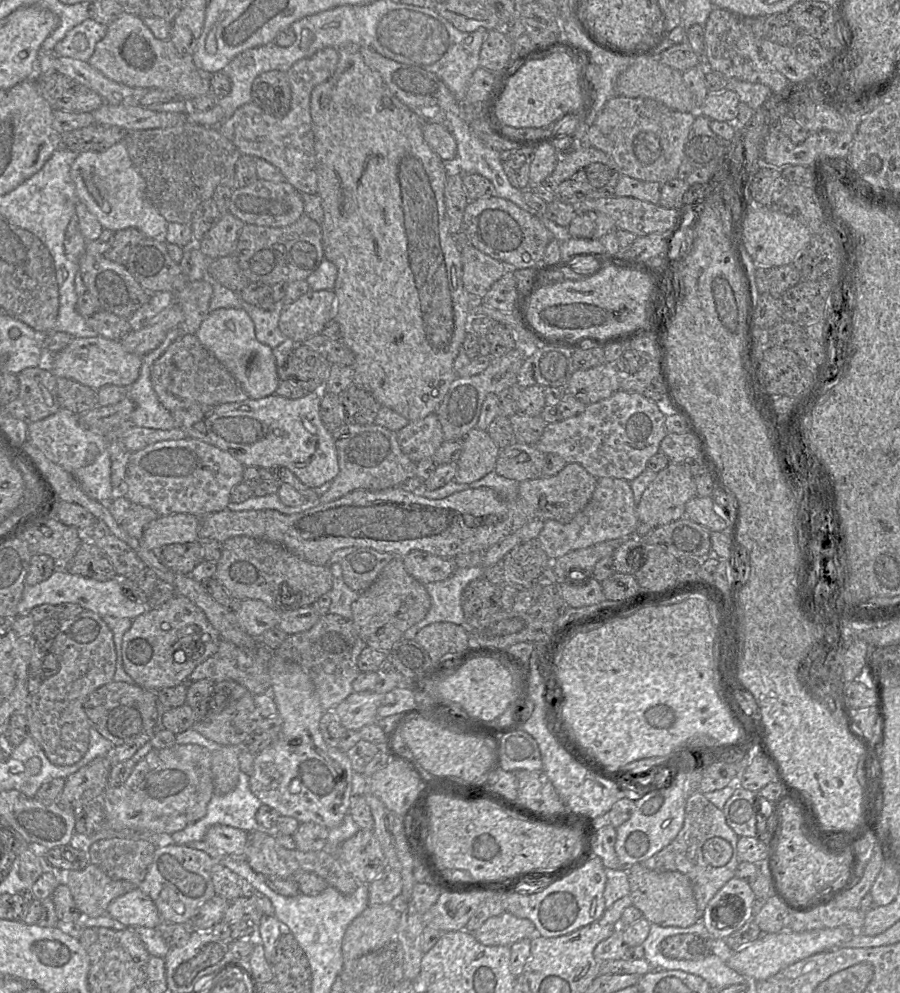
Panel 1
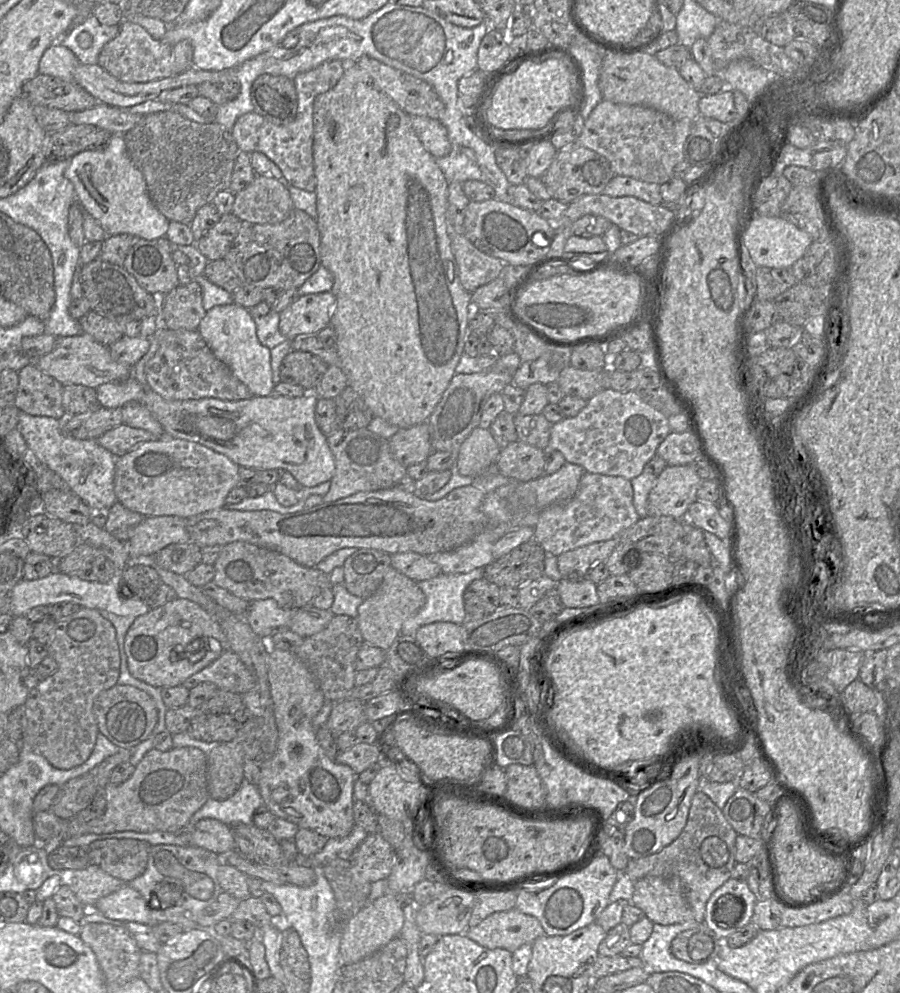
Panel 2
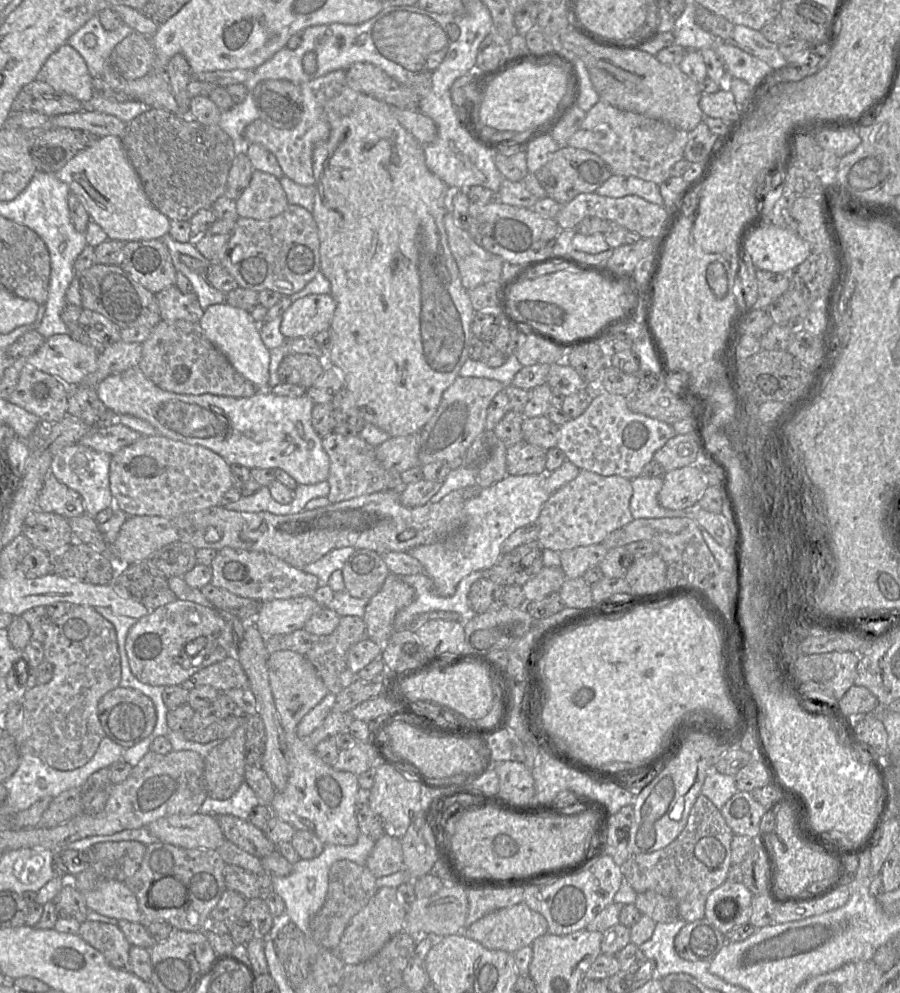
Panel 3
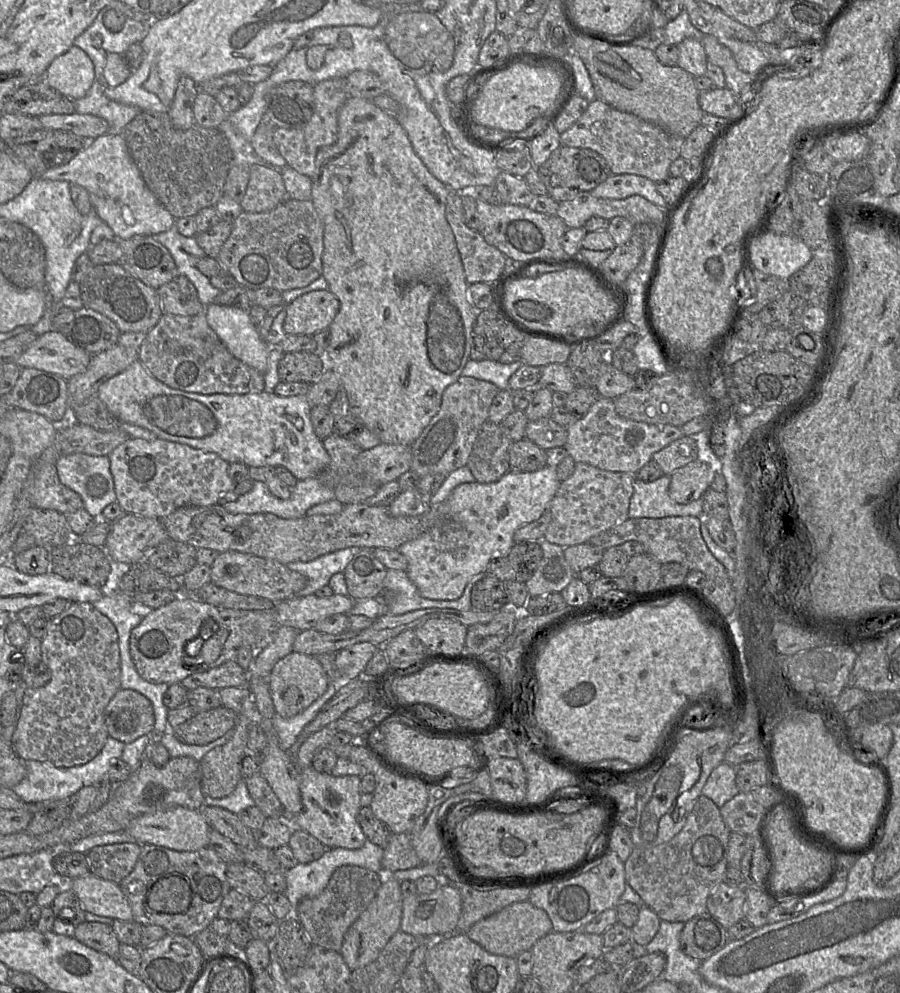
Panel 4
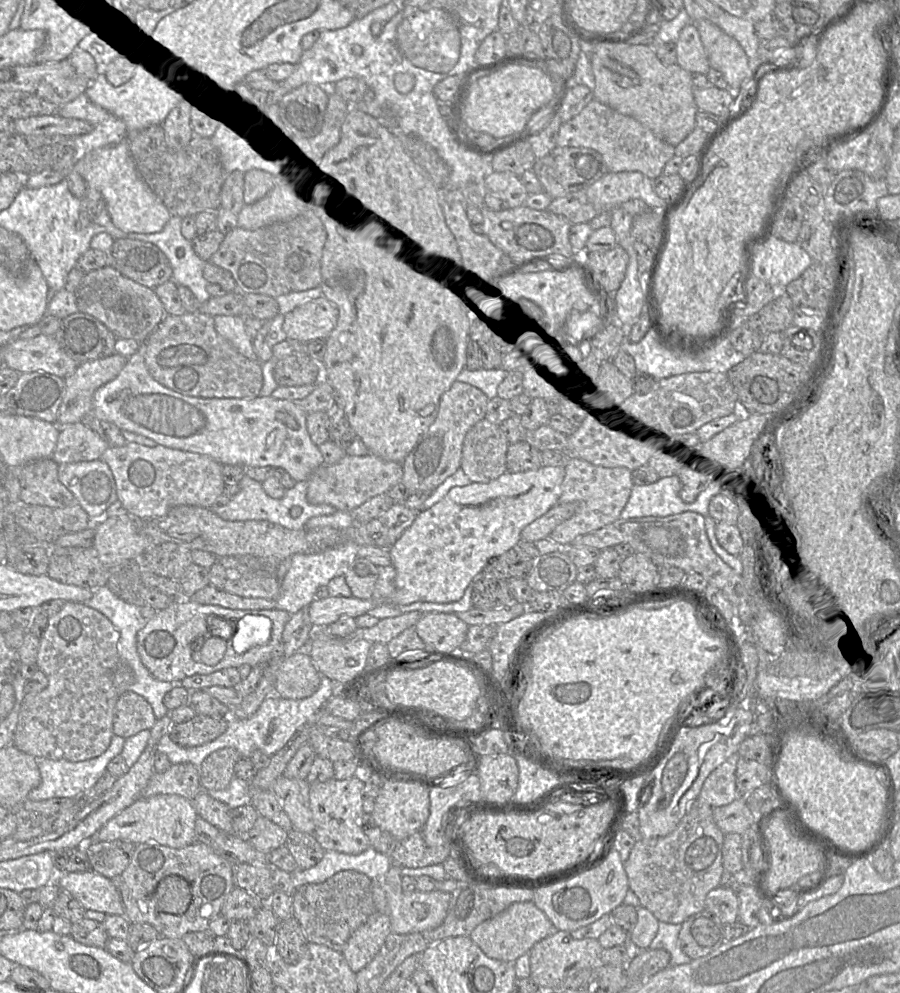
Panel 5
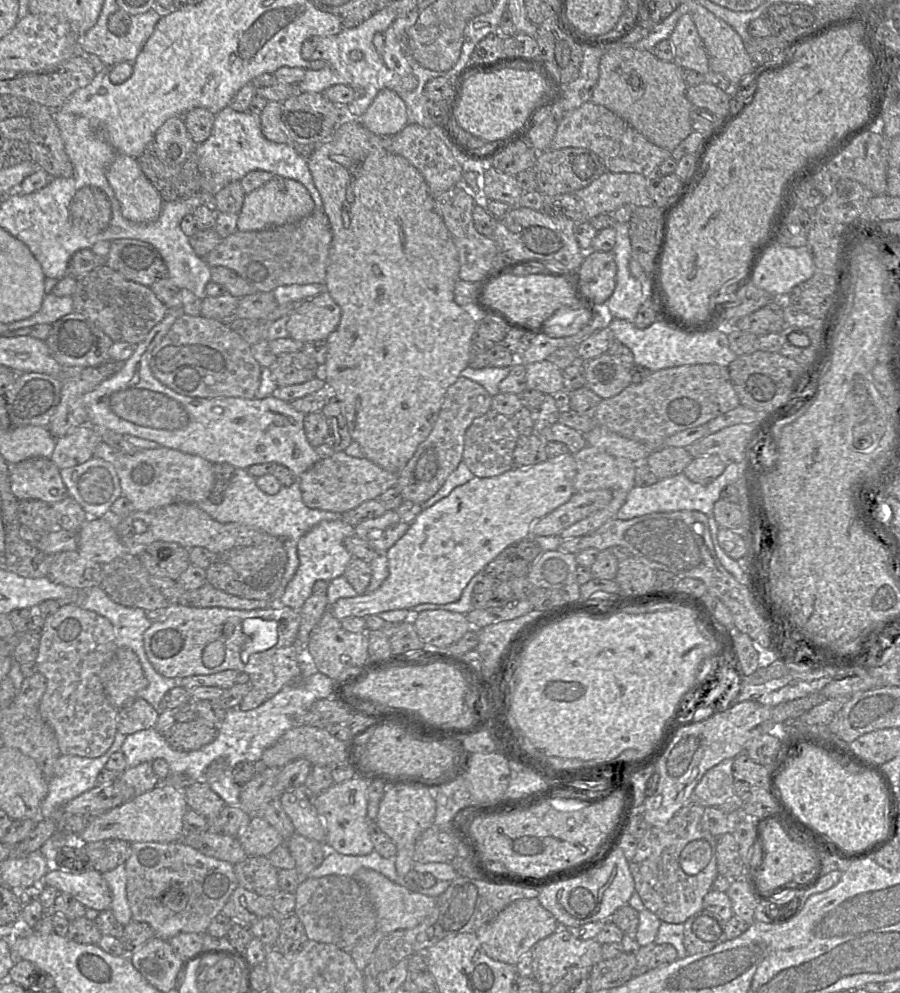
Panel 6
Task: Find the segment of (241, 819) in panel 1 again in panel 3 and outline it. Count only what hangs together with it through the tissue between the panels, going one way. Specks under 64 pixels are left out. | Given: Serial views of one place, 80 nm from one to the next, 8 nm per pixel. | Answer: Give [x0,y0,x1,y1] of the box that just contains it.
[199,781,260,820]

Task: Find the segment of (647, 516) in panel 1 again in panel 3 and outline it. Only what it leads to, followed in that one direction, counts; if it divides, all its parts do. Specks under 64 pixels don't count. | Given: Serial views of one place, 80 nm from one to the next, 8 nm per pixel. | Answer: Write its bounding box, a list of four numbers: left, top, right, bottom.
[657,463,707,510]

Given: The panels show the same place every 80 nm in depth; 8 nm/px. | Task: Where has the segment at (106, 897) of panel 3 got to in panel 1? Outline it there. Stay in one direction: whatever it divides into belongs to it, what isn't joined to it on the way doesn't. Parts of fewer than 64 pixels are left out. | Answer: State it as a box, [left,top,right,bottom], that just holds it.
[106,888,162,928]

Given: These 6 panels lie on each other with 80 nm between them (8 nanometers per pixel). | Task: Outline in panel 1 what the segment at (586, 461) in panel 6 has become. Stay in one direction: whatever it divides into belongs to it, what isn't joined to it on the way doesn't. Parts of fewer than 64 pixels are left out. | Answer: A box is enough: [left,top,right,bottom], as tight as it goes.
[537,478,638,561]

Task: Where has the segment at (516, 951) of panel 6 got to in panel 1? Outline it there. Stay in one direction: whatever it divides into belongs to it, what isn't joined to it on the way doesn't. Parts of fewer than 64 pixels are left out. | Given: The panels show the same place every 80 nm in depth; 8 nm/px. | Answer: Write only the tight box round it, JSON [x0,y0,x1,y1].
[472,912,537,946]

